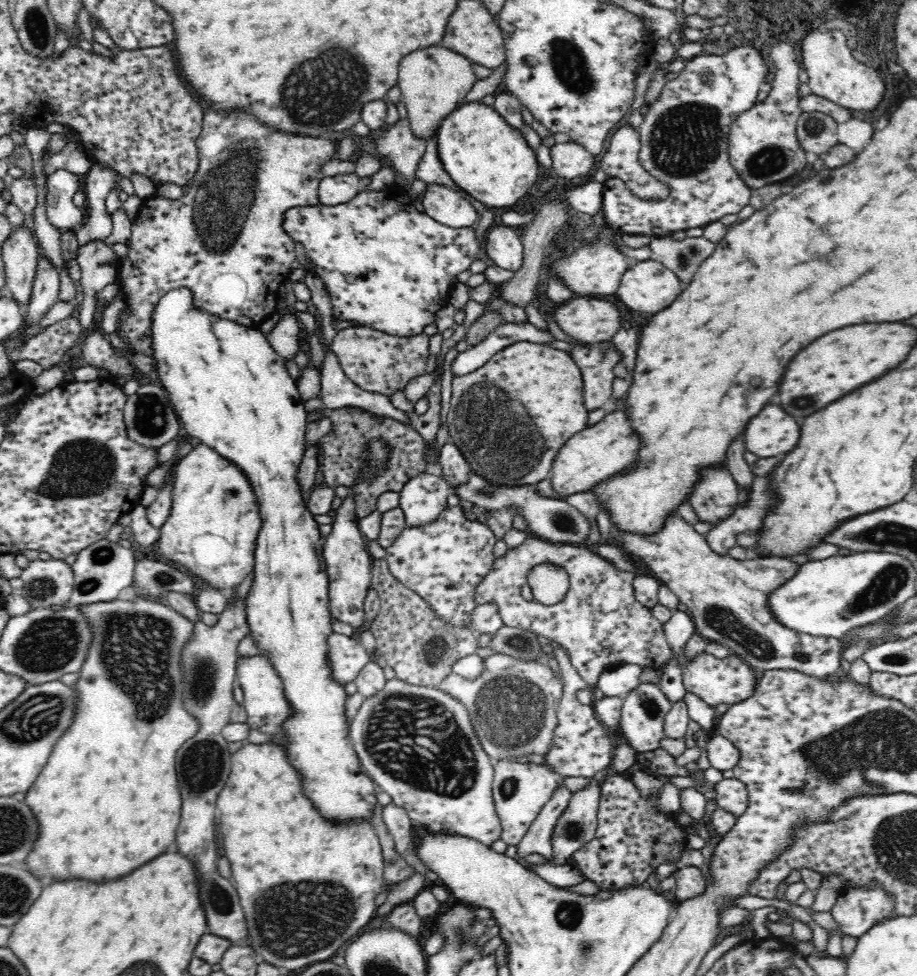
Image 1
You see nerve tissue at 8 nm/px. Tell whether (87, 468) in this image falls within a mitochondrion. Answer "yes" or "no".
yes

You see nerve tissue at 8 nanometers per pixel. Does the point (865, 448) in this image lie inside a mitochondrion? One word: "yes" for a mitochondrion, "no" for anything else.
no

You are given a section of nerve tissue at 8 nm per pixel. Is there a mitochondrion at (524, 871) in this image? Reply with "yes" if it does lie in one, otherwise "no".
no

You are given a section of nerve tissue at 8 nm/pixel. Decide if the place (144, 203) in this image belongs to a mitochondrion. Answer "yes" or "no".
no

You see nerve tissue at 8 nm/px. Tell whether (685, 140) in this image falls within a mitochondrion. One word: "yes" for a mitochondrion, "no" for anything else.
yes

